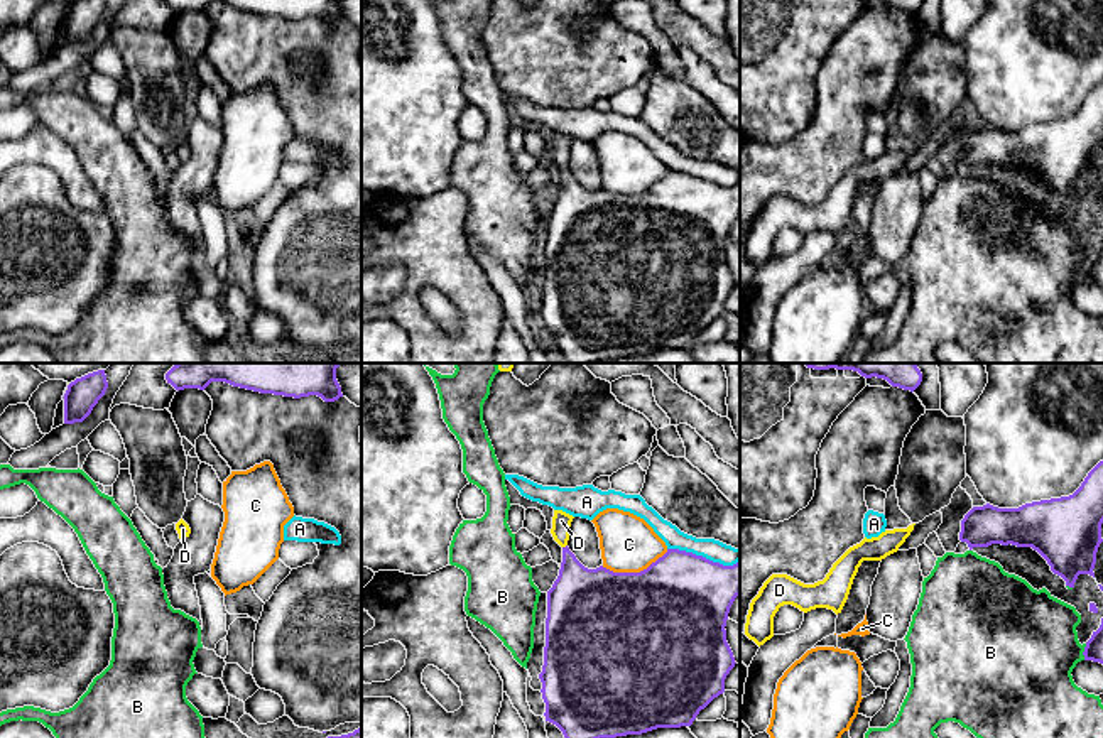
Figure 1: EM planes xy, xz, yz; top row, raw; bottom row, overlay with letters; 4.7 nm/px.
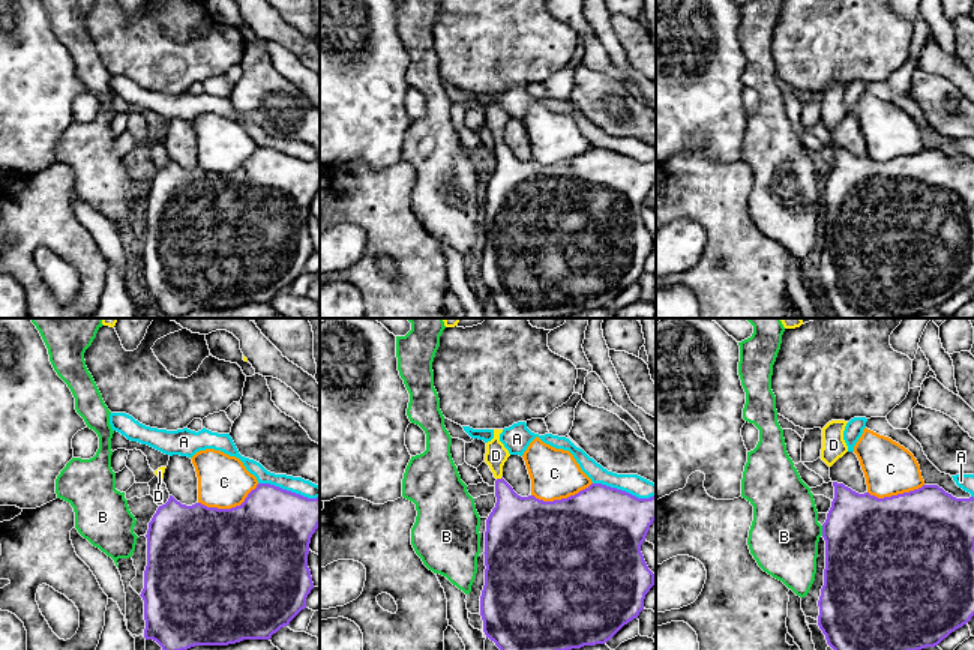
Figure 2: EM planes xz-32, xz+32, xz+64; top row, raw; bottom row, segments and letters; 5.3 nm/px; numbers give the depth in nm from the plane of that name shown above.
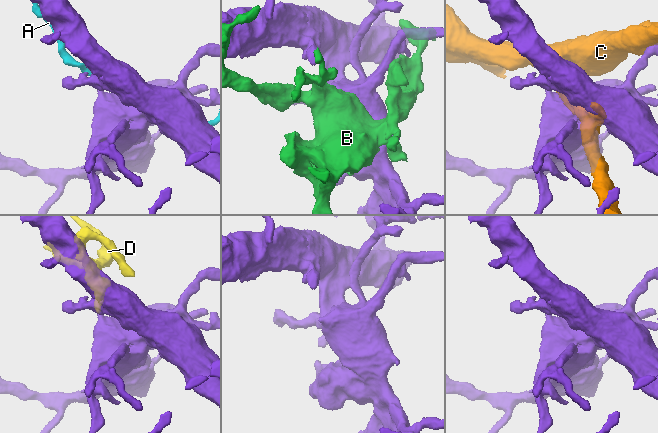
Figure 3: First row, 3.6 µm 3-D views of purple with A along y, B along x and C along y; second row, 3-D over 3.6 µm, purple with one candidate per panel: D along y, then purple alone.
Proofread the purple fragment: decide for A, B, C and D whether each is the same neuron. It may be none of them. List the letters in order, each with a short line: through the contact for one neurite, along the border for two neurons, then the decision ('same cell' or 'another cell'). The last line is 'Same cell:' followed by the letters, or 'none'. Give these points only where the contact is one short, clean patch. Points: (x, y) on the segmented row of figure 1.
A: another cell
B: another cell
C: another cell
D: xz (580, 596), (566, 546), (561, 539), (561, 520) | same cell
Same cell: D

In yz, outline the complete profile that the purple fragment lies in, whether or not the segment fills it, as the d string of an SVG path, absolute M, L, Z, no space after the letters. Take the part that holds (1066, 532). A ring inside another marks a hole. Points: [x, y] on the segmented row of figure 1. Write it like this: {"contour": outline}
{"contour": "M1103 461L1069 497L998 508L973 507L961 520L959 540L973 547L992 544L1032 547L1051 571L1074 588L1079 574L1095 578L1103 524Z"}

